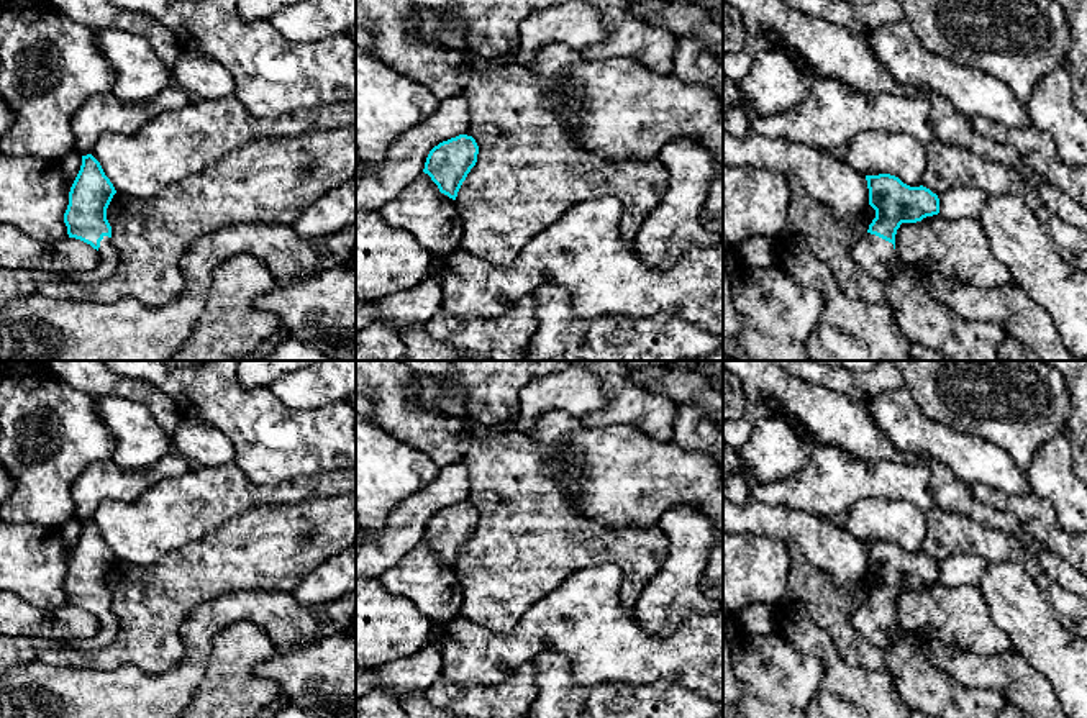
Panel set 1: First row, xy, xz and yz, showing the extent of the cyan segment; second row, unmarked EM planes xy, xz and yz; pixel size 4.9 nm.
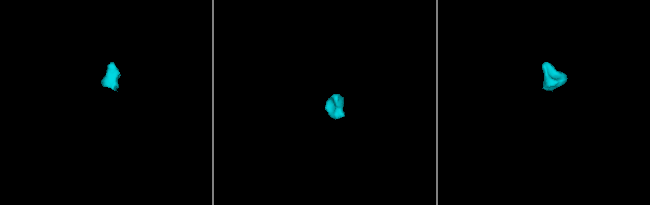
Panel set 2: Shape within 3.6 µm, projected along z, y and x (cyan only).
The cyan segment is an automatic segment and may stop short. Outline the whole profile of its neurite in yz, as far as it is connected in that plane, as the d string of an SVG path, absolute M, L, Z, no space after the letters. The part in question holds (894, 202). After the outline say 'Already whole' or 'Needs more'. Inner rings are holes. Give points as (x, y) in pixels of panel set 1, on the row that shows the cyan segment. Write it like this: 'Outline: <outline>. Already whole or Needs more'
Outline: M890 174L866 175L869 205L876 218L853 246L853 259L872 277L887 280L895 254L895 234L902 223L916 223L939 213L939 198L930 189L910 187Z. Needs more

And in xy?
Outline: M82 156L80 170L69 192L69 205L64 213L69 238L80 239L98 251L100 261L87 274L61 274L41 269L0 267L0 305L30 297L46 282L85 282L103 280L116 270L118 251L111 243L111 226L107 208L116 193L100 162L92 156Z. Needs more

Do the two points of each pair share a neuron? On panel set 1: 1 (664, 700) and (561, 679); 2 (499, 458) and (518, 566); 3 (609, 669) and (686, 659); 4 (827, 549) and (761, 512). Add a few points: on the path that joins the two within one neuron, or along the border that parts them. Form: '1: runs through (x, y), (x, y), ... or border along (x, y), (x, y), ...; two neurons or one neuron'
1: runs through (638, 700), (587, 700); one neuron
2: runs through (507, 484), (518, 502), (518, 540); one neuron
3: runs through (628, 659), (666, 659); one neuron
4: runs through (810, 536), (800, 527), (777, 522); one neuron

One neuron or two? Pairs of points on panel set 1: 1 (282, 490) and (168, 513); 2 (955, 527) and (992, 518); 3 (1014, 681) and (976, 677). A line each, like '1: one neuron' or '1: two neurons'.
1: one neuron
2: two neurons
3: one neuron

